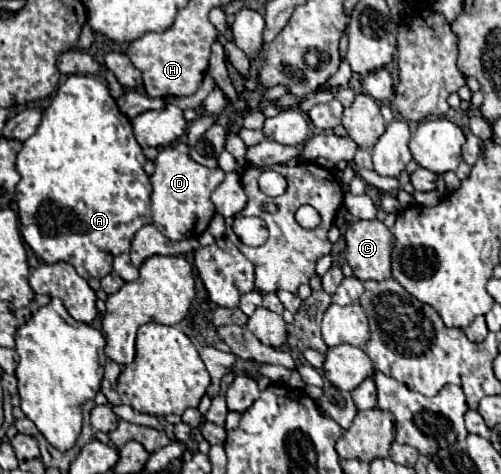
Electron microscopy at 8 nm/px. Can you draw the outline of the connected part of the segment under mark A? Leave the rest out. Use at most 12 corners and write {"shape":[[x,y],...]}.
{"shape":[[94,75],[18,153],[20,233],[112,273],[152,223],[144,153]]}

